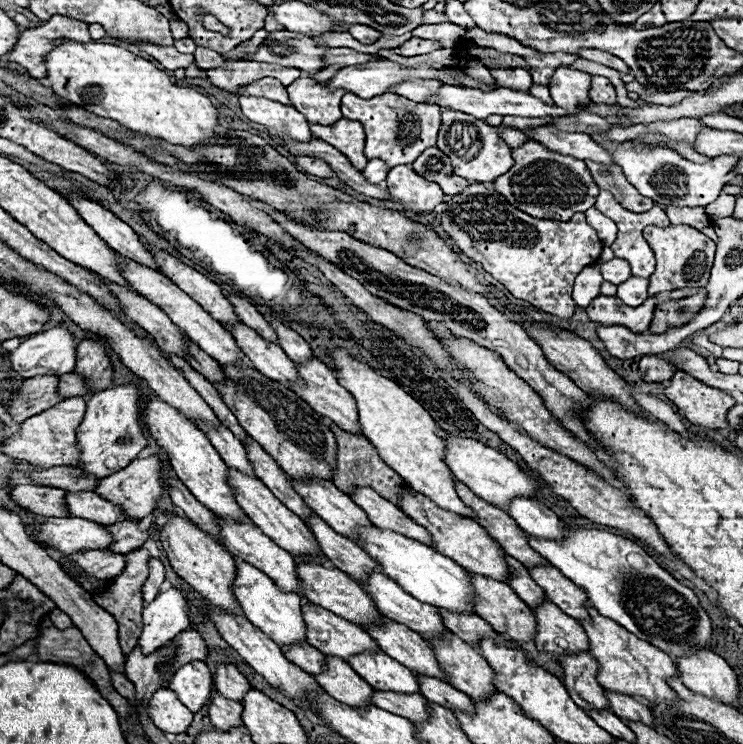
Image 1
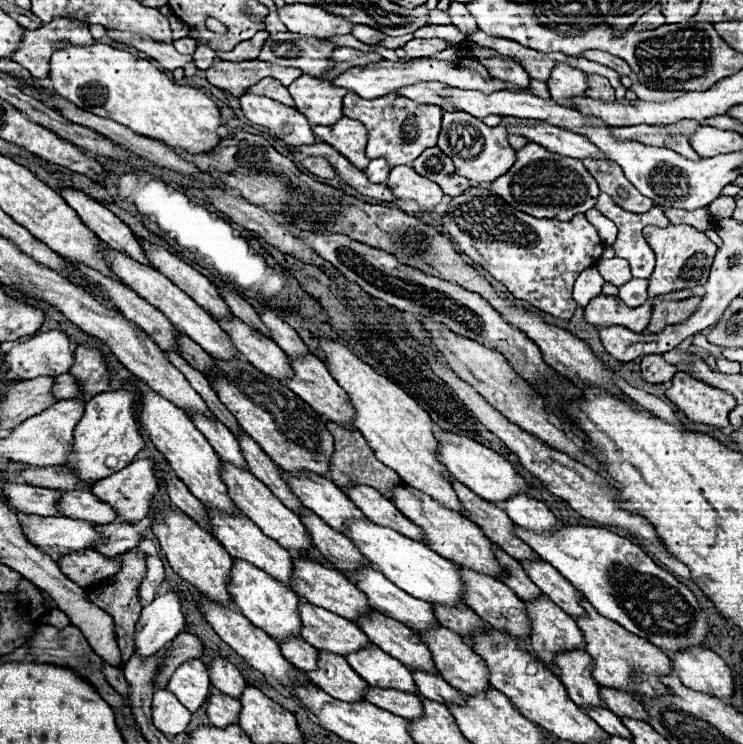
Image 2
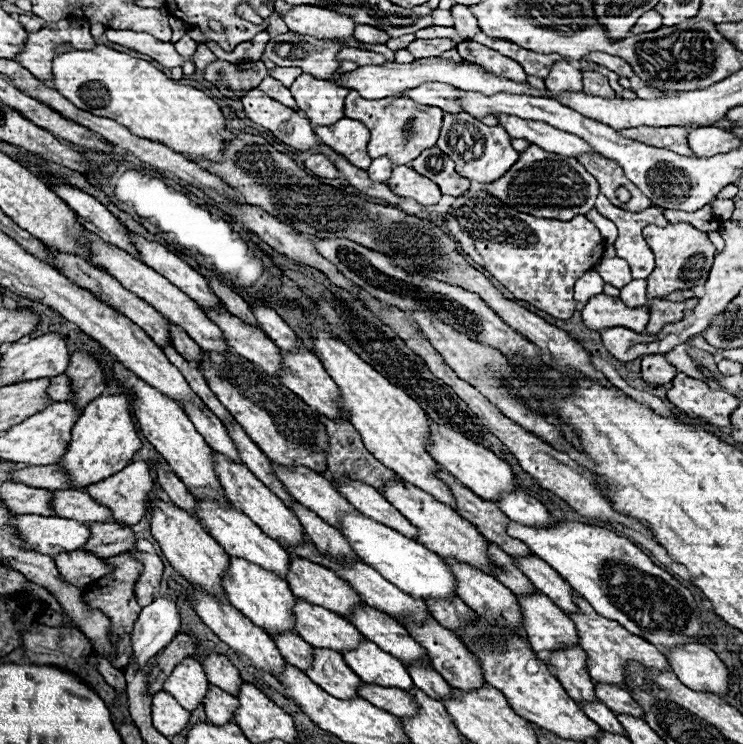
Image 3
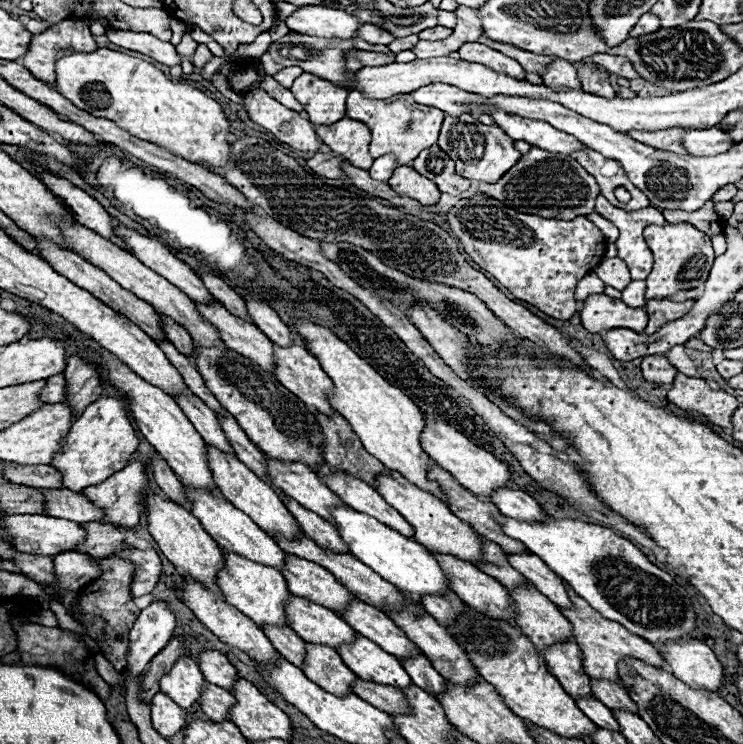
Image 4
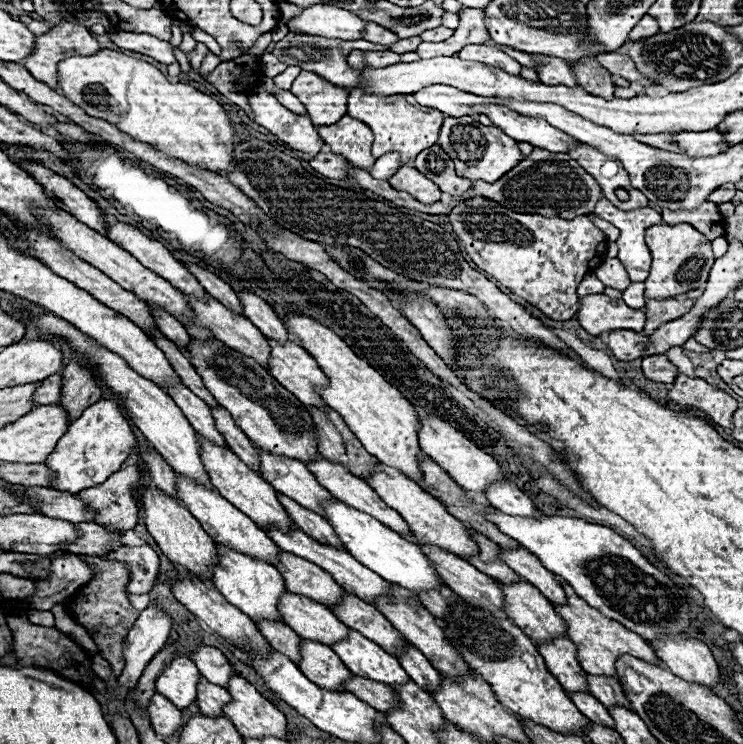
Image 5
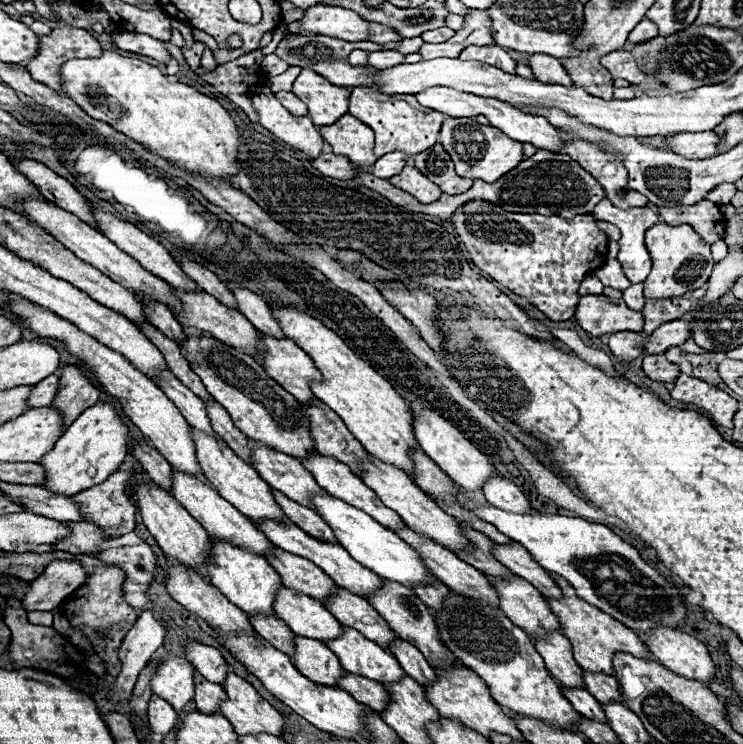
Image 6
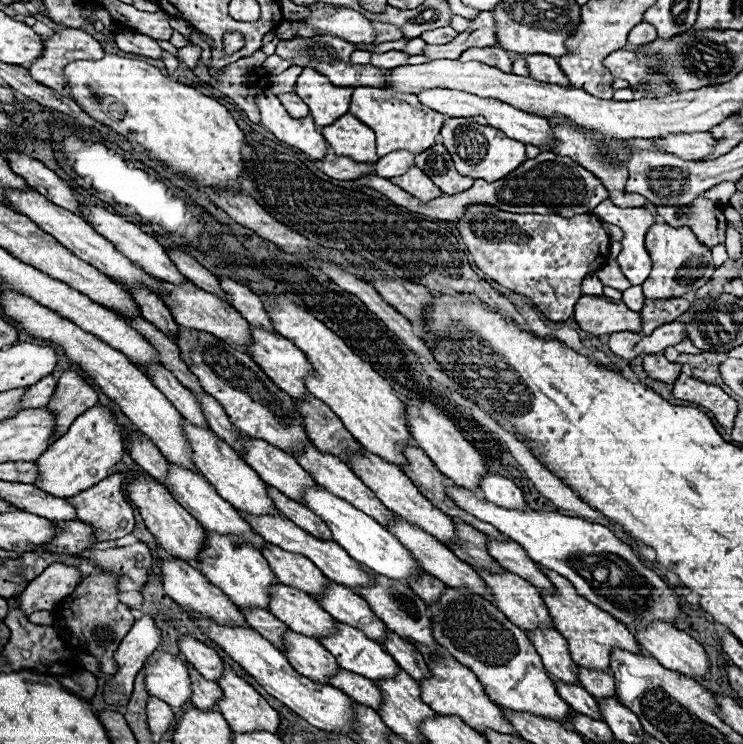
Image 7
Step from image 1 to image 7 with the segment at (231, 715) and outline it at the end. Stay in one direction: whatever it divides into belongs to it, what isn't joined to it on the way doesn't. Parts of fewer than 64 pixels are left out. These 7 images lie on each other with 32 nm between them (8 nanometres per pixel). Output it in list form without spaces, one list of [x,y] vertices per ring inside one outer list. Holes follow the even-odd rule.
[[[190,664],[190,678],[192,678],[192,698],[190,702],[200,708],[200,710],[214,710],[220,696],[222,696],[222,690],[216,682],[210,682],[206,678],[202,678]]]

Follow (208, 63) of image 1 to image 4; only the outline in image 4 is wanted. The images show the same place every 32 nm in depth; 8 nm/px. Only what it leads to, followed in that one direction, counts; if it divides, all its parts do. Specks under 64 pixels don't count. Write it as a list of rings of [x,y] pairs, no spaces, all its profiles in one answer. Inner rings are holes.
[[[198,44],[198,50],[192,54],[192,64],[196,68],[202,68],[210,58],[212,58],[212,52],[204,44]]]

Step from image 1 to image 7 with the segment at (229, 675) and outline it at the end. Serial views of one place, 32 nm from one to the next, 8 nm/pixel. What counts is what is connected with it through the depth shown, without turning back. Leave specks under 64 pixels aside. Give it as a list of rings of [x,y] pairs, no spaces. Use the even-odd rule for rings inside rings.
[[[190,636],[180,638],[180,650],[186,656],[186,660],[206,678],[212,682],[218,682],[224,674],[224,662],[218,656],[218,652]]]

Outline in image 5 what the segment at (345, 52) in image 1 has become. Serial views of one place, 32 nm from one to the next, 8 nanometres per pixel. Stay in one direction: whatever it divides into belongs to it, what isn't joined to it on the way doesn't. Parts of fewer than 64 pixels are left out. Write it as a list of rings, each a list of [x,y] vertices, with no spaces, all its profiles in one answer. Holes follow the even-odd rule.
[[[364,52],[364,64],[370,68],[384,68],[390,64],[398,64],[400,58],[396,52]]]

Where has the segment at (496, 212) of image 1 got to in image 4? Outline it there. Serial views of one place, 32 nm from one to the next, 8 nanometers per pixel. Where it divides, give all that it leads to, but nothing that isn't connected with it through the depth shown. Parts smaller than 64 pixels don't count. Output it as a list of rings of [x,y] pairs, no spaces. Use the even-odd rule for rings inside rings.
[[[486,194],[458,200],[448,210],[446,222],[464,252],[480,268],[490,272],[514,296],[530,302],[556,320],[568,320],[578,312],[578,302],[574,298],[576,282],[600,264],[604,254],[600,254],[598,248],[602,242],[606,248],[602,232],[586,216],[576,216],[574,220],[528,216]]]

